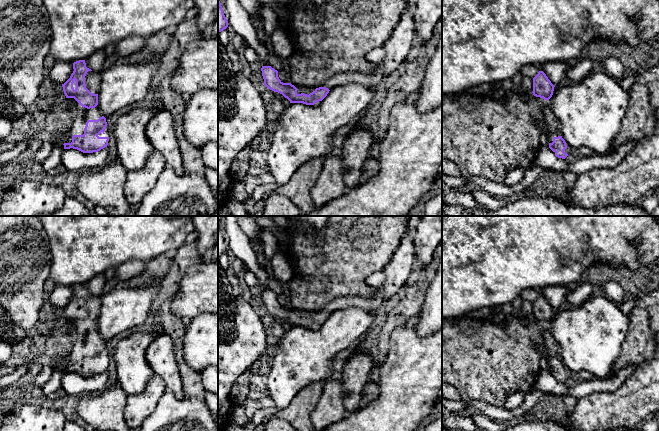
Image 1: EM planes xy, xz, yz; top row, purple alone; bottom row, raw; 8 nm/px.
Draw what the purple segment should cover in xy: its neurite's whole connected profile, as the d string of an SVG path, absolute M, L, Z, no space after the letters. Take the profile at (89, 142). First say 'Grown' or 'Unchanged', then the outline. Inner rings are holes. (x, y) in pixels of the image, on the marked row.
Grown. M85 60L73 63L73 73L70 78L62 84L66 98L74 98L77 114L71 129L64 135L64 149L77 149L83 153L98 152L107 147L110 131L107 125L109 117L105 118L99 111L98 93L101 86L101 73L86 67Z

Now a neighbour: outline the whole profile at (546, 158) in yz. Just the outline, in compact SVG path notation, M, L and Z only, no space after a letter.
M629 141L624 143L617 151L604 155L592 154L590 156L583 156L572 164L568 164L564 159L556 157L549 147L542 147L539 150L535 164L557 173L569 171L579 175L594 168L617 166L633 147L634 142Z

